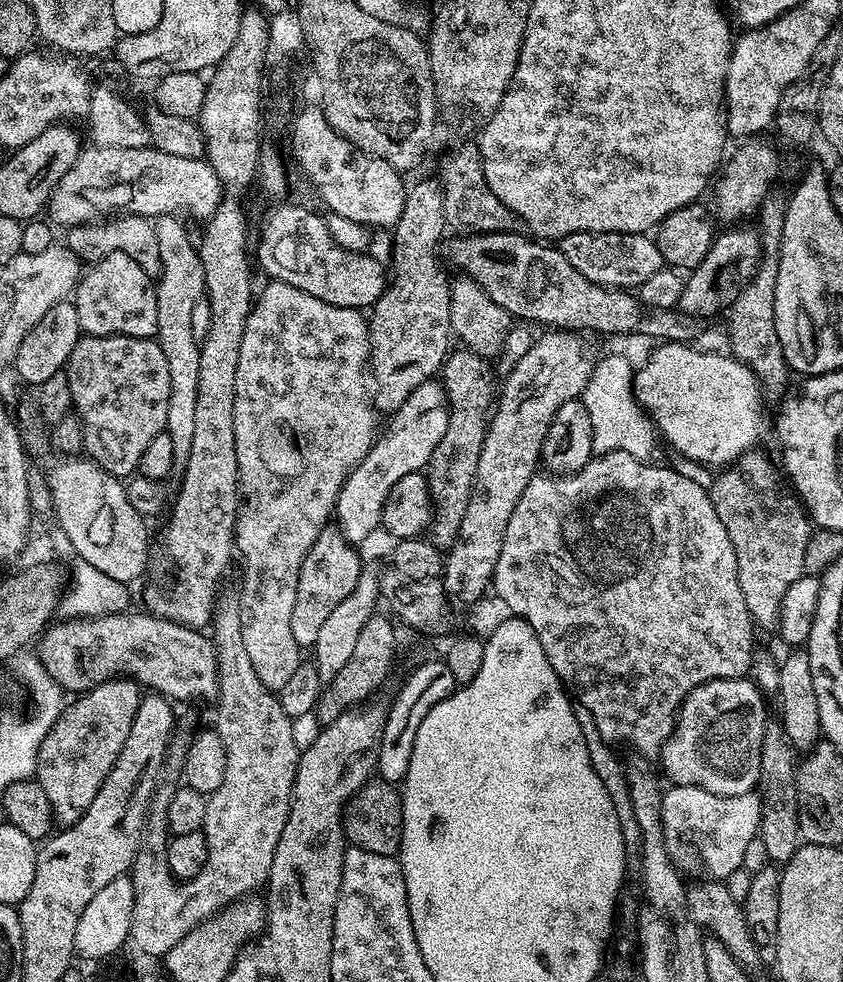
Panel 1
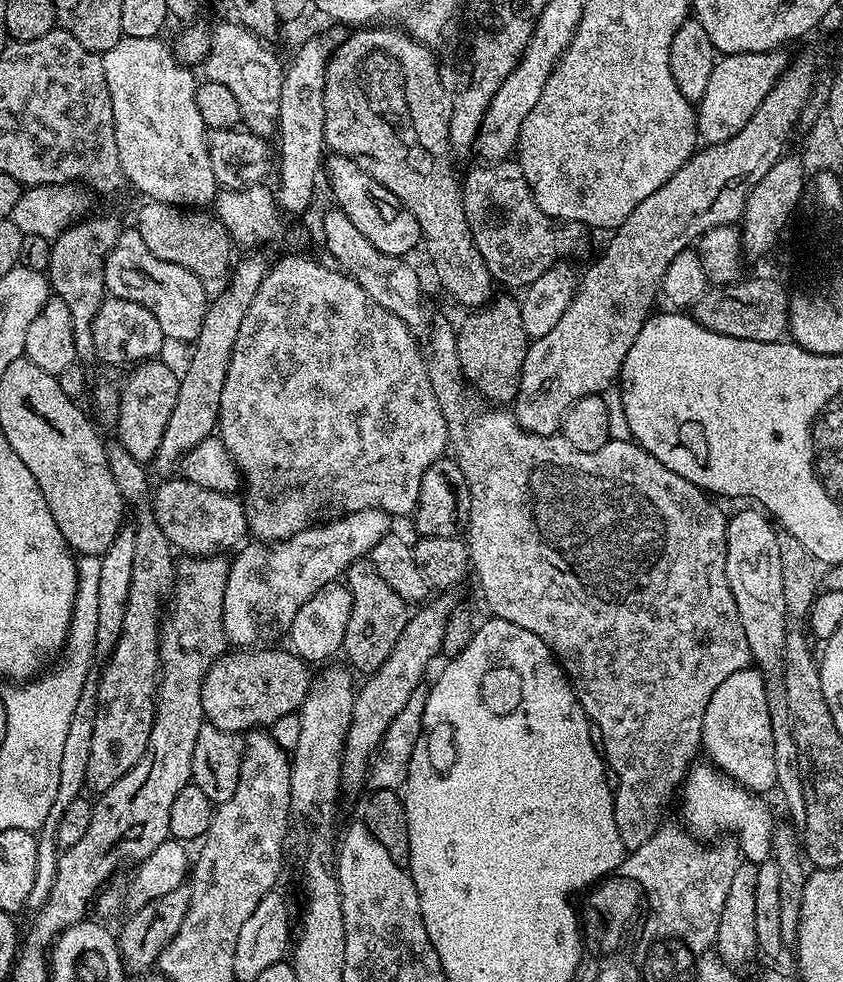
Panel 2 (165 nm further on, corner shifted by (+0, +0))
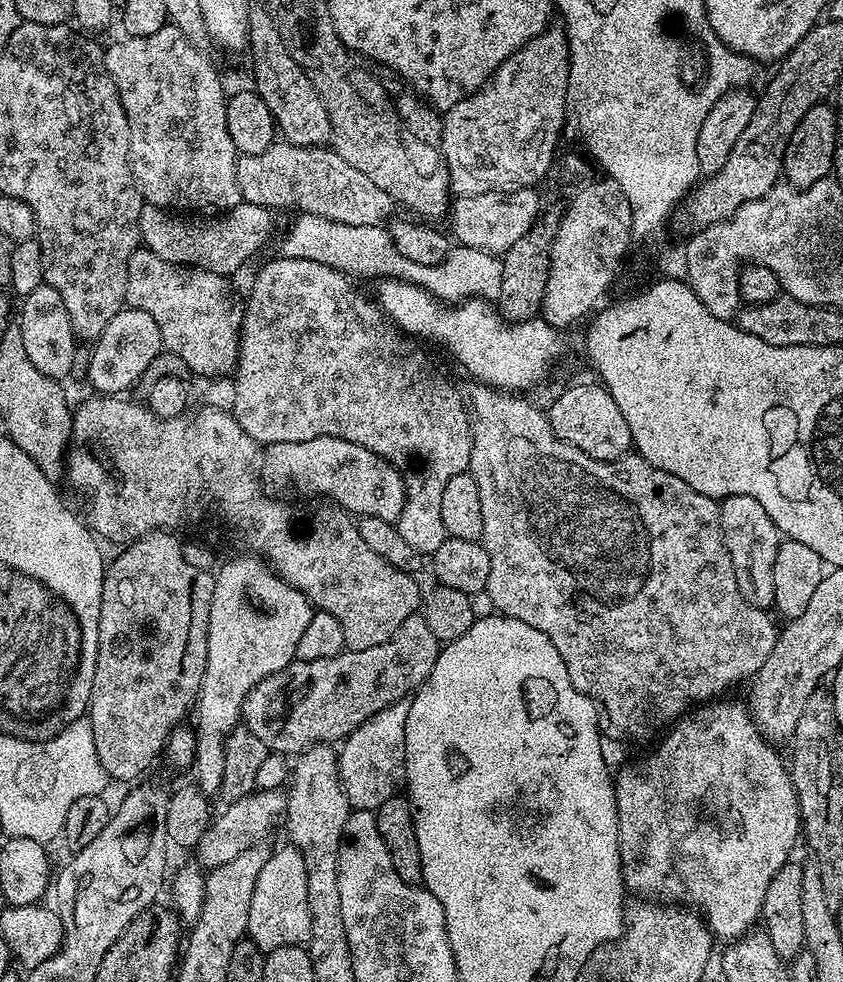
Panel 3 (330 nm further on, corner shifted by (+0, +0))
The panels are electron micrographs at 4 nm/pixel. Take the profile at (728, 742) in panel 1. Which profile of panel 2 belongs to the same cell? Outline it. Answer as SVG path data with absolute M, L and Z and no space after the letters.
M755 666L730 674L710 698L699 733L702 752L720 771L737 780L743 788L768 794L776 788L774 774L774 730L770 728L770 710L766 706L764 673Z

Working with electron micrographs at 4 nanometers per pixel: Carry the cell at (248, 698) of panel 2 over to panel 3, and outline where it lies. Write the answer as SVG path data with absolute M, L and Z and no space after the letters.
M417 614L406 618L402 626L382 646L370 646L370 650L345 650L334 658L318 658L317 660L293 660L278 674L270 674L250 694L244 703L242 713L243 727L254 734L254 738L262 738L262 742L273 752L281 754L299 754L315 744L332 744L343 742L348 735L362 722L366 722L374 714L386 710L394 702L411 697L416 689L424 683L424 679L434 670L434 662L438 658L442 641L434 638L430 626L426 626L426 618Z

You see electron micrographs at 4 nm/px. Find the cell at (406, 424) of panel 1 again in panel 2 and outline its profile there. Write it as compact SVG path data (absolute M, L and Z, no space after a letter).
M363 508L357 512L349 512L341 515L341 520L332 520L329 524L320 524L303 528L298 534L294 534L288 540L277 540L272 543L264 542L250 542L245 543L243 547L235 553L236 557L231 557L228 566L228 581L226 582L226 598L224 599L224 629L228 635L228 643L232 646L252 646L257 643L256 639L267 630L268 624L284 624L284 626L291 625L294 614L298 614L298 610L304 605L307 600L314 598L314 594L318 594L318 590L322 590L322 586L327 584L335 584L347 573L348 567L354 562L365 559L373 550L374 546L378 546L378 542L382 542L384 536L389 535L391 524L394 524L393 517L389 516L387 512L382 511L380 508Z

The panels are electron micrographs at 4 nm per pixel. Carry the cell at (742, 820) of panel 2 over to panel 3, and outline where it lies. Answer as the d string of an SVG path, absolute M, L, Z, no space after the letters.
M729 698L717 699L715 702L709 702L681 716L680 719L677 720L671 728L667 729L667 731L665 731L663 735L659 737L658 743L660 743L660 745L658 745L657 748L649 754L649 756L644 756L641 758L641 760L636 760L633 762L633 764L626 765L620 773L617 771L614 776L614 783L616 786L616 809L618 810L618 834L620 835L620 865L622 866L622 870L624 871L625 885L627 885L627 887L631 889L633 893L640 892L636 894L644 894L644 891L646 890L652 890L656 894L669 893L673 896L674 899L676 899L673 901L683 902L685 905L699 910L702 913L703 919L706 921L708 928L710 929L710 931L712 931L713 937L720 939L721 936L721 938L724 939L724 942L731 942L743 936L745 932L749 931L749 929L751 929L753 925L755 925L752 924L755 922L755 920L757 923L757 921L761 919L760 911L762 910L762 902L766 898L766 890L770 886L770 882L774 882L774 874L778 874L778 870L782 870L782 866L789 863L789 861L793 859L792 847L794 847L796 844L796 836L798 840L798 837L802 832L800 803L798 802L798 798L796 797L796 788L792 784L790 768L786 763L785 757L783 760L783 758L780 757L778 753L776 753L779 752L777 745L765 740L762 733L760 733L759 730L756 729L756 723L752 721L752 714L748 711L747 707L745 707L745 705L741 703L741 701L739 704L739 702L736 700L728 699Z

